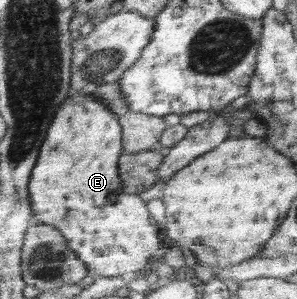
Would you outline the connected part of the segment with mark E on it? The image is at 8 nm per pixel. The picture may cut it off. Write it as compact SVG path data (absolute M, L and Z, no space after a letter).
M89 89L83 94L73 92L55 115L39 161L31 172L29 186L34 223L47 224L61 230L70 248L95 277L112 278L144 273L146 264L150 263L150 258L162 246L158 228L150 220L152 214L146 208L147 202L142 202L139 195L123 191L119 160L124 152L123 127L119 116L100 98L94 98Z

